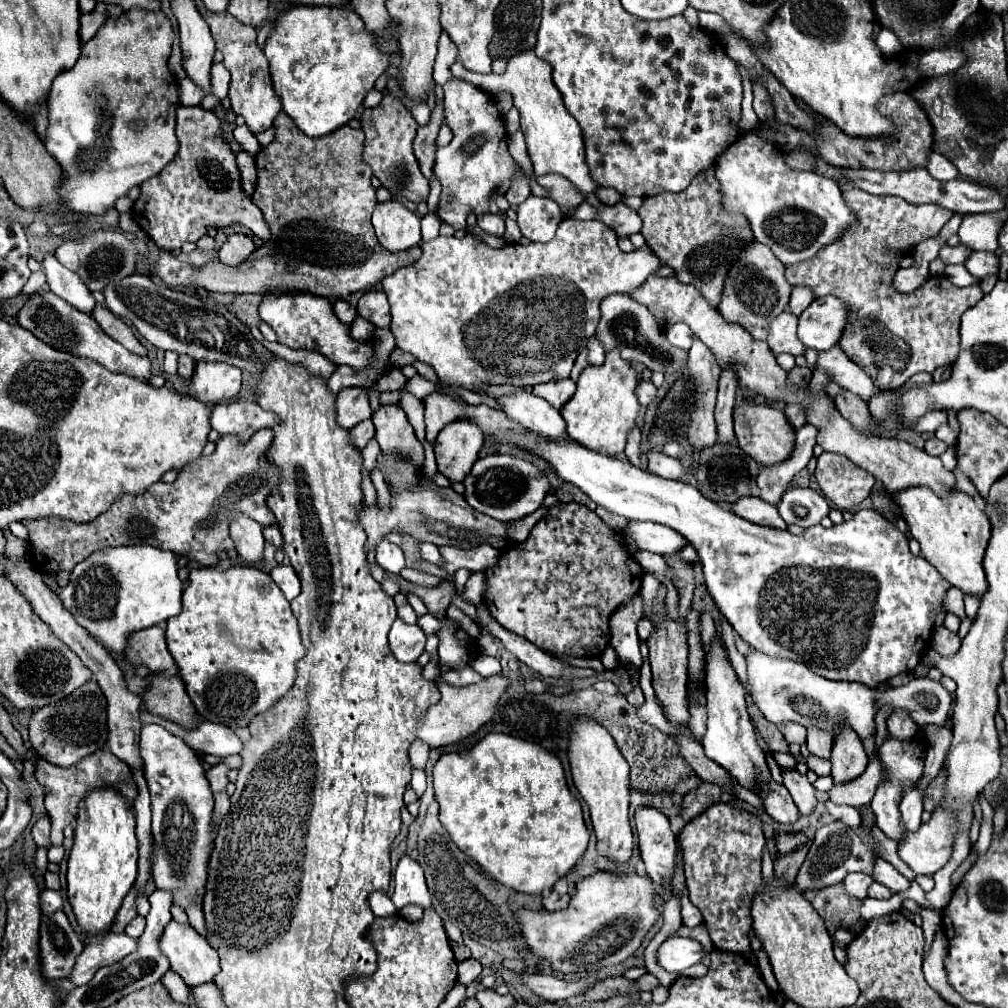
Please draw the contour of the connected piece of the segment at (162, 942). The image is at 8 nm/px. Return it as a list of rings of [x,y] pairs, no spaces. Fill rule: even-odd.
[[[170,921],[158,937],[158,947],[188,987],[212,981],[220,971],[218,953],[190,925]]]

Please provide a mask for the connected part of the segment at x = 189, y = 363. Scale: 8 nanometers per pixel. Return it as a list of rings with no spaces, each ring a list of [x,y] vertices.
[[[182,355],[178,359],[178,375],[184,379],[190,379],[194,373],[194,359],[190,359],[188,355]]]

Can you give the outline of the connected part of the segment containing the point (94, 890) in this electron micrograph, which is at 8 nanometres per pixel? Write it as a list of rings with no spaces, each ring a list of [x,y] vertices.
[[[114,789],[90,793],[80,805],[74,847],[68,857],[68,901],[86,935],[106,935],[112,929],[116,913],[136,881],[138,841],[134,825],[130,803],[118,797]]]

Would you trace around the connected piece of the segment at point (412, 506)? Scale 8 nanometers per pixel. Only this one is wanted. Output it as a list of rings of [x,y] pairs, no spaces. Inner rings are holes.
[[[424,475],[420,477],[420,483],[416,491],[390,491],[390,511],[382,511],[376,507],[366,507],[360,513],[360,525],[368,535],[366,551],[374,549],[388,533],[406,533],[412,535],[416,541],[428,541],[438,547],[442,545],[464,545],[464,549],[470,549],[480,543],[488,543],[490,535],[504,537],[508,523],[494,521],[492,517],[486,517],[484,513],[478,513],[474,507],[468,505],[464,495],[456,493],[452,487],[436,487],[430,483]],[[470,507],[470,513],[468,513]]]

